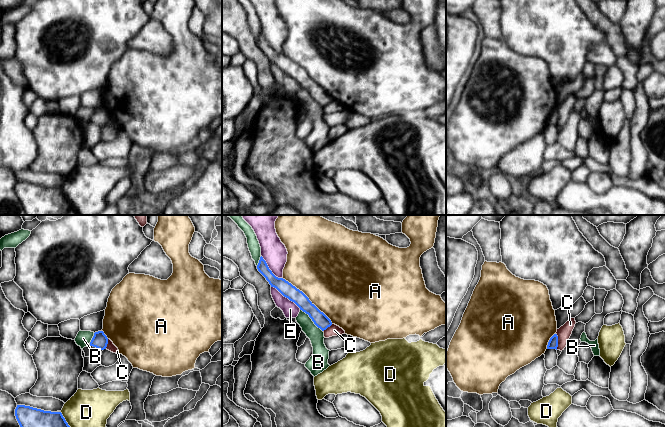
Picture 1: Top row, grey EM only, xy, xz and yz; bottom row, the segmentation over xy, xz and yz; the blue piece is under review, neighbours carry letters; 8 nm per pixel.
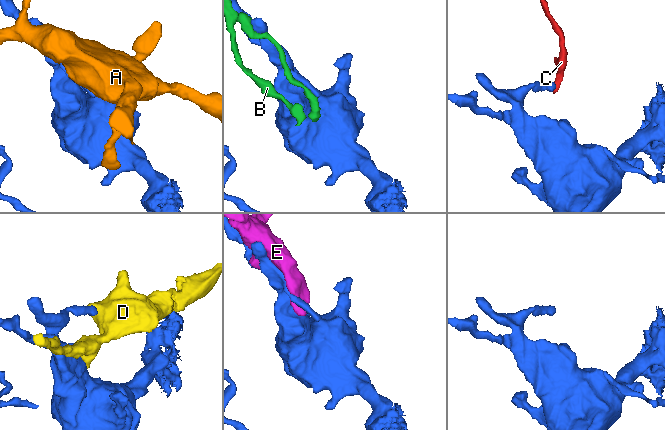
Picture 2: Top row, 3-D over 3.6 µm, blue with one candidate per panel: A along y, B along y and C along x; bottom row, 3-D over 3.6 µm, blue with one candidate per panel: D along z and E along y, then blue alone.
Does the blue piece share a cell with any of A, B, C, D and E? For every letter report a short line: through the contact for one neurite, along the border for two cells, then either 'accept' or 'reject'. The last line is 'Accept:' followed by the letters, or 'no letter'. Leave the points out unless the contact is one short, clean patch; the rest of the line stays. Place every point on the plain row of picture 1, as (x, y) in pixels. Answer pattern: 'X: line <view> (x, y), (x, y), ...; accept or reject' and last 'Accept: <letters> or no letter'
A: reject
B: reject
C: line yz (556, 109), (557, 125); reject
D: reject
E: reject
Accept: no letter

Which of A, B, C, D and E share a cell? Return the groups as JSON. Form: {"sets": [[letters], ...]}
{"sets": [["A"], ["B"], ["C"], ["D"], ["E"]]}

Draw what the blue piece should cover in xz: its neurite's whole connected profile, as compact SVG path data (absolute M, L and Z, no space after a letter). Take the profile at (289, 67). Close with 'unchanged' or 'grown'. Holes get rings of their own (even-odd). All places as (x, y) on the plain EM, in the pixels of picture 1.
M262 32L260 33L257 45L266 54L271 63L276 64L284 73L294 78L300 86L308 90L314 100L322 107L332 101L331 96L321 88L302 67L285 55L276 53Z; unchanged

